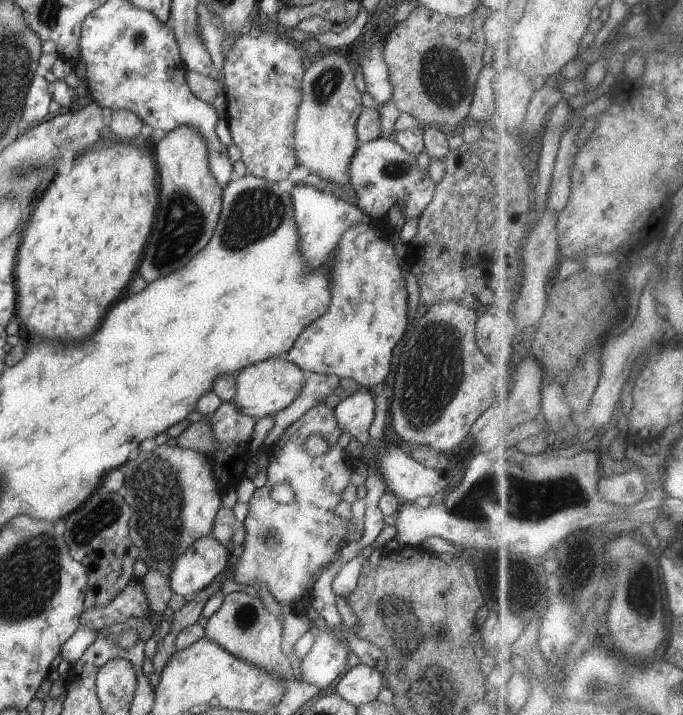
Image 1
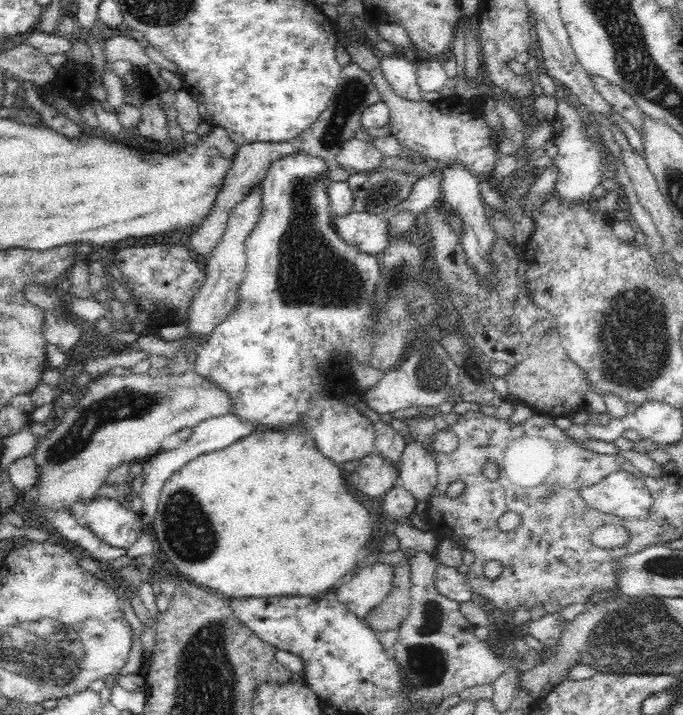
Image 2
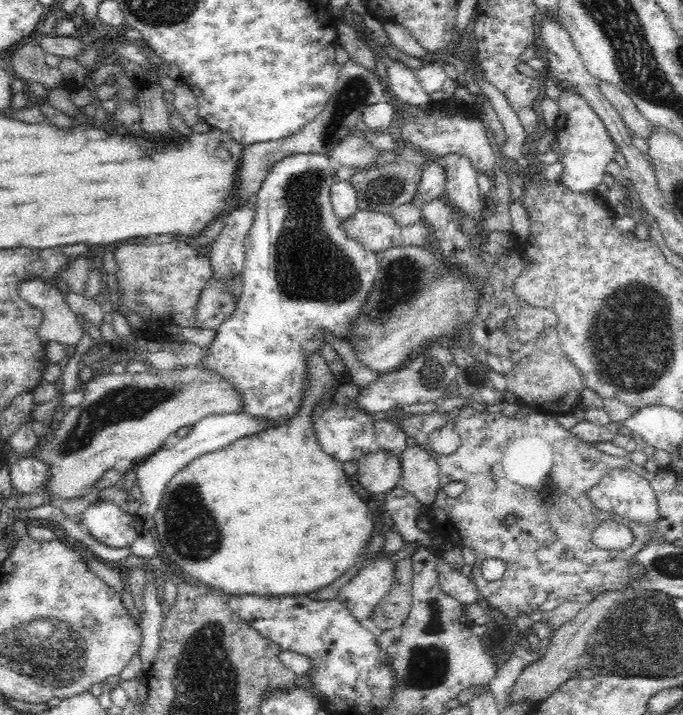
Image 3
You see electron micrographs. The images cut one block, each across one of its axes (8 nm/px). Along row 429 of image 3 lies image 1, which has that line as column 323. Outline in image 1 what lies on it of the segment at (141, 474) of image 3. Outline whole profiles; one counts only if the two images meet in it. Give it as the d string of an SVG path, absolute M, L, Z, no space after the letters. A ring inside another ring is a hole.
M293 184L290 198L294 206L294 218L300 234L300 254L304 258L304 264L308 270L318 270L327 264L332 257L332 252L338 246L340 236L364 221L366 224L371 222L371 217L360 207L338 198L331 192L316 189L308 184Z

